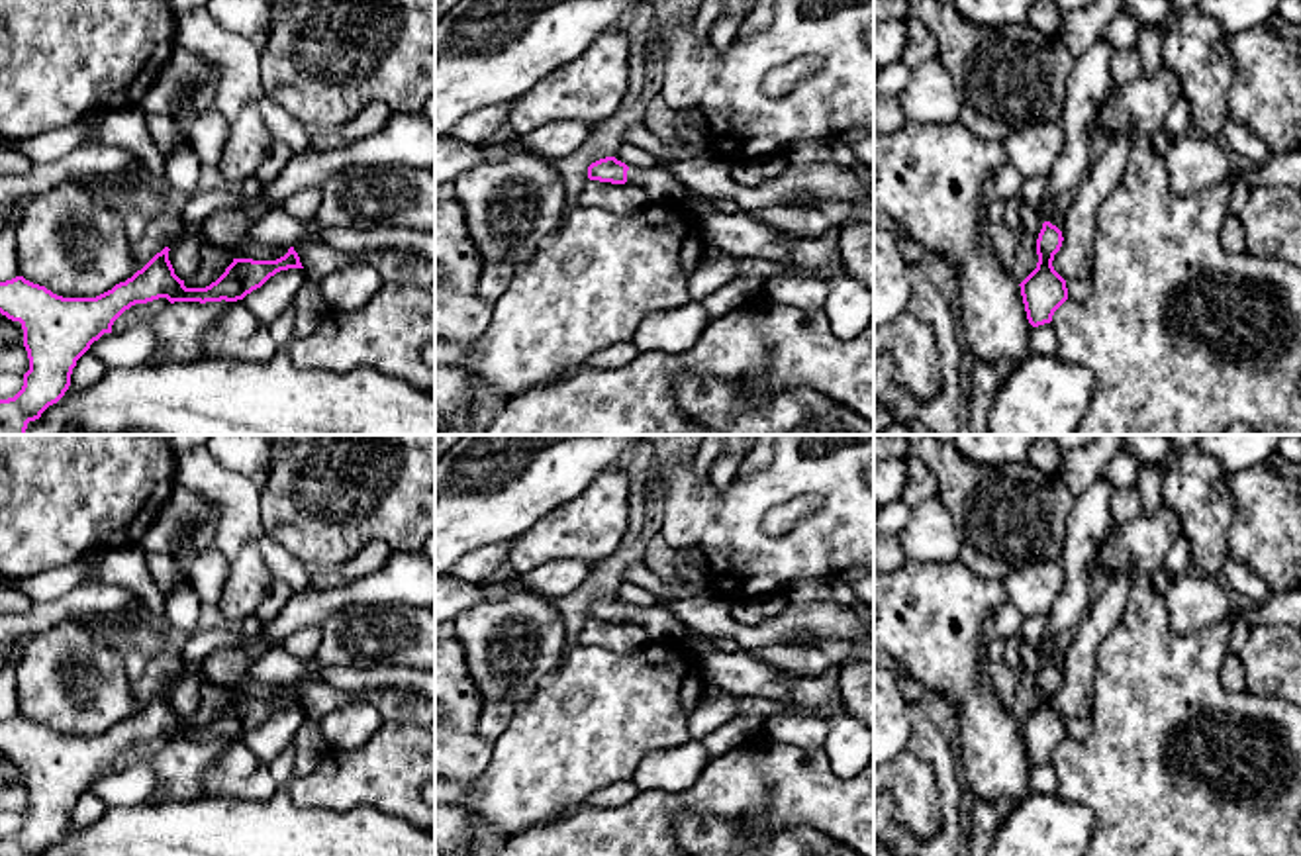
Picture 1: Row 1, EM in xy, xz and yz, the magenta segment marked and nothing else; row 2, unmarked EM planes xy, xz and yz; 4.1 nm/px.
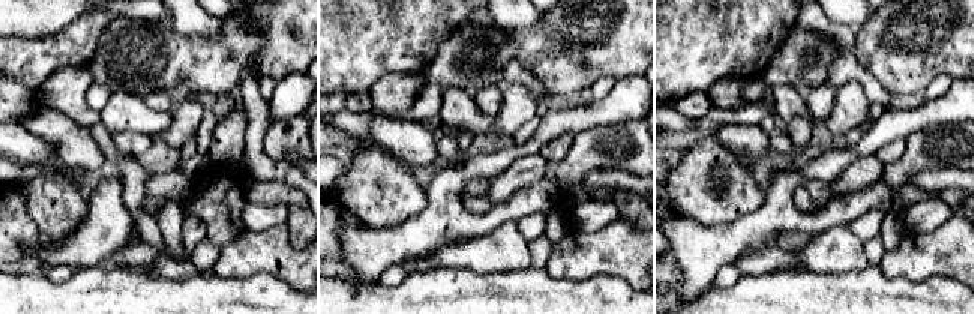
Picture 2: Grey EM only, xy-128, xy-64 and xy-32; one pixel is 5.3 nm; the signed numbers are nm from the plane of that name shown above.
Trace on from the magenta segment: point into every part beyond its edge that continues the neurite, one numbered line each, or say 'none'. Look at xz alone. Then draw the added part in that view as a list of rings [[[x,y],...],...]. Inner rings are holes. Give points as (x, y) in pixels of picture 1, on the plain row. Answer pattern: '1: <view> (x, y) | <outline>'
1: xz (661, 623) | [[[660,599],[650,607],[629,607],[627,621],[641,625],[650,642],[668,642],[684,633],[684,623],[670,609],[670,603]]]

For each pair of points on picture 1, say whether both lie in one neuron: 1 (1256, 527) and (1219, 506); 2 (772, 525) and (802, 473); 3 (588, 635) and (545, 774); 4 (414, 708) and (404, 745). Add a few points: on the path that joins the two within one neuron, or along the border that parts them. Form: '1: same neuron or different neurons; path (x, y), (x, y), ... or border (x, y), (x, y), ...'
1: different neurons; border (1227, 473), (1233, 500), (1229, 557)
2: different neurons; border (821, 500), (790, 498), (774, 506), (761, 525)
3: different neurons; border (578, 643), (629, 655)
4: different neurons; border (385, 719), (414, 725)

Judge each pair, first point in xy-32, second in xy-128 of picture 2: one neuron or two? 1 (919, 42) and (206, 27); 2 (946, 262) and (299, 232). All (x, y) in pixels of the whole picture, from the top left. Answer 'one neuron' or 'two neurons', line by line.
1: two neurons
2: two neurons

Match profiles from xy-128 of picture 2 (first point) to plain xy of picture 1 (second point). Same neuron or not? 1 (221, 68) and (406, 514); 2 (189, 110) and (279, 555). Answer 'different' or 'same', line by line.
1: same
2: different

